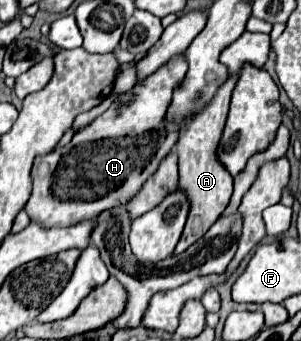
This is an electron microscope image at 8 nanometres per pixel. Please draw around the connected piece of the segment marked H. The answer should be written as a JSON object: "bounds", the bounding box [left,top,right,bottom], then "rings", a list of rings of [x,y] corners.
{"bounds":[25,55,187,227],"rings":[[[179,55],[171,59],[171,63],[163,65],[159,71],[149,75],[145,79],[145,87],[137,87],[133,91],[135,97],[127,109],[119,111],[121,103],[113,103],[91,125],[77,131],[69,145],[35,159],[31,169],[33,191],[25,205],[25,211],[31,221],[37,221],[41,227],[67,227],[71,223],[77,223],[79,219],[95,219],[99,211],[115,207],[115,203],[129,201],[141,189],[147,177],[155,173],[161,159],[171,151],[177,141],[175,131],[167,131],[167,127],[163,127],[163,115],[167,111],[167,103],[171,101],[171,91],[175,89],[175,83],[179,83],[183,73],[187,73],[187,63],[183,63],[183,55]]]}

